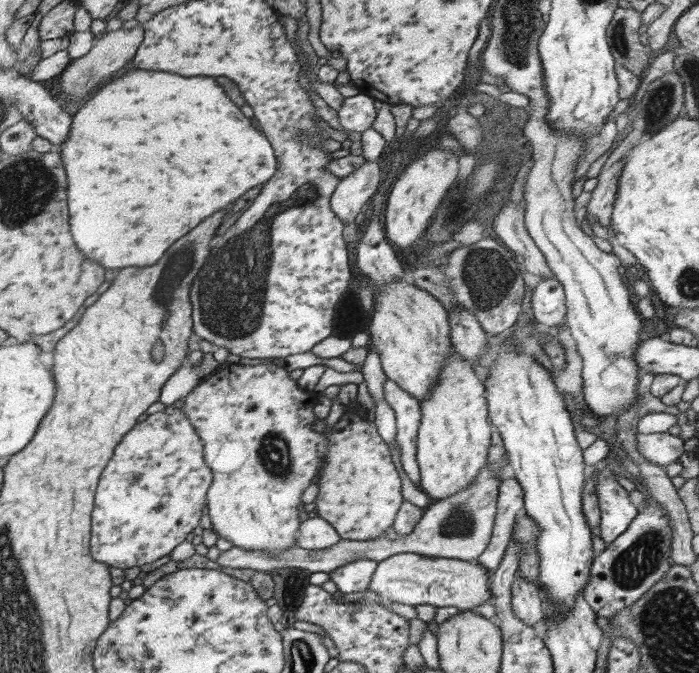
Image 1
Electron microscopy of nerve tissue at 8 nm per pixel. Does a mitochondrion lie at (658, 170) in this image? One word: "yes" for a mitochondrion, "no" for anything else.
no

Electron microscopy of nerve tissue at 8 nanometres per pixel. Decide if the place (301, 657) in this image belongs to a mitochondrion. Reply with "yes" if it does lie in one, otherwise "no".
yes

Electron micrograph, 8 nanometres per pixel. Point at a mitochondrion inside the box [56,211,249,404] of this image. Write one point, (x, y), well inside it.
(186, 258)

